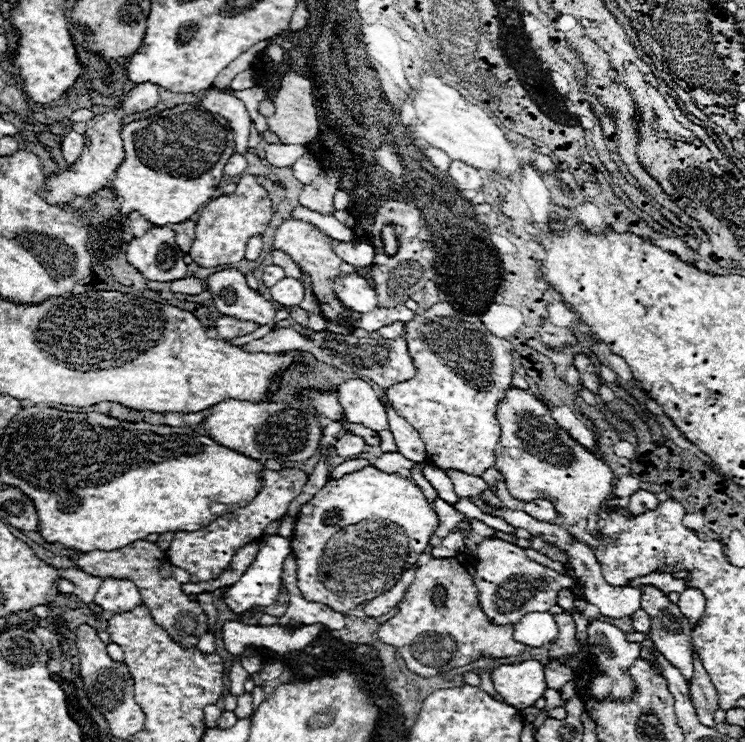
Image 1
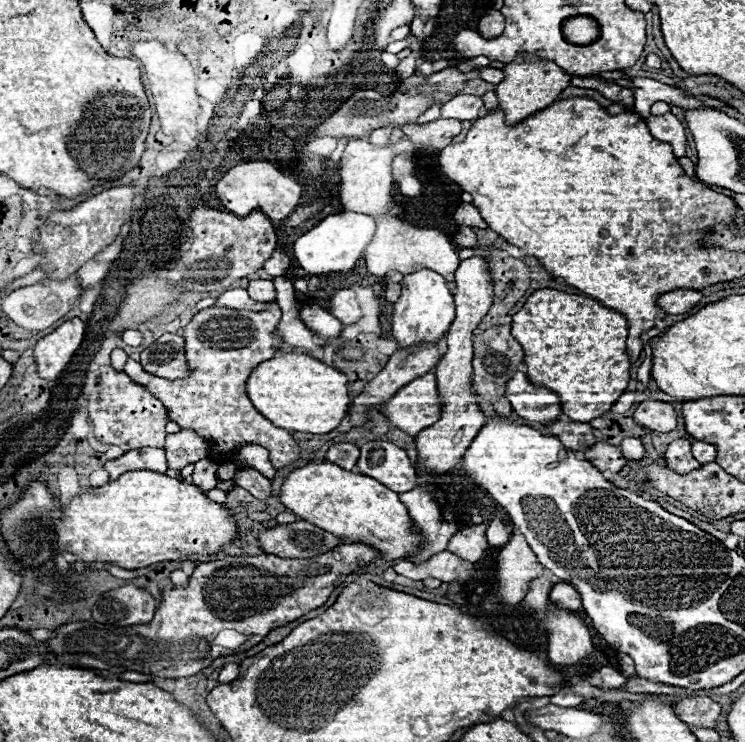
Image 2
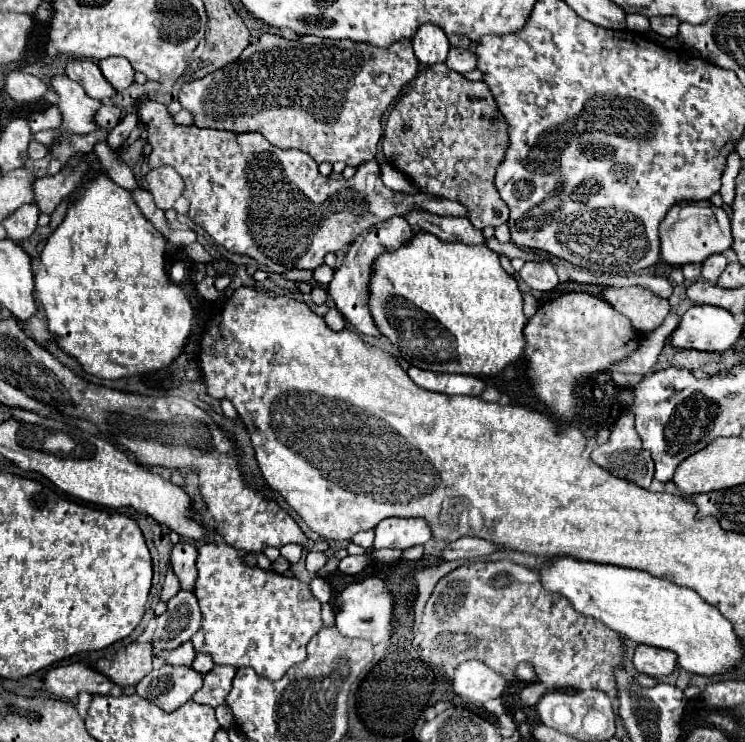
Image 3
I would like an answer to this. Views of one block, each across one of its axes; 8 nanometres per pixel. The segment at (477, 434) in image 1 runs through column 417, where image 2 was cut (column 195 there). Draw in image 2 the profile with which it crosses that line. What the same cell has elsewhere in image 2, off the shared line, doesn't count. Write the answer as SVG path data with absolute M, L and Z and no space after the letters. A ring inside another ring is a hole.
M274 304L272 310L248 312L230 308L204 308L186 326L186 358L194 368L192 376L176 380L158 378L146 372L139 362L126 360L124 372L146 386L168 410L168 418L178 422L180 428L196 430L206 442L210 442L212 460L234 460L234 452L248 442L262 444L270 452L274 468L282 468L300 458L300 448L290 432L270 424L256 412L246 394L246 376L260 362L272 358L282 348L282 338L276 334L280 310ZM230 340L230 342L222 342Z

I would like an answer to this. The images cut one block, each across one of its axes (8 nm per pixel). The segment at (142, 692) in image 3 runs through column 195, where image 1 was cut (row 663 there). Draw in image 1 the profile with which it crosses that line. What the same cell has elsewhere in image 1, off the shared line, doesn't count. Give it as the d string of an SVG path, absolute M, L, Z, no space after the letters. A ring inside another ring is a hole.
M648 586L642 594L644 598L648 598L646 602L646 612L650 614L650 622L652 622L652 628L650 628L650 636L656 644L656 648L660 650L660 654L674 666L674 668L680 668L680 674L684 676L686 682L692 680L694 676L694 652L692 652L692 624L688 622L688 618L678 610L678 606L670 604L666 594L662 590L658 590L656 586Z

